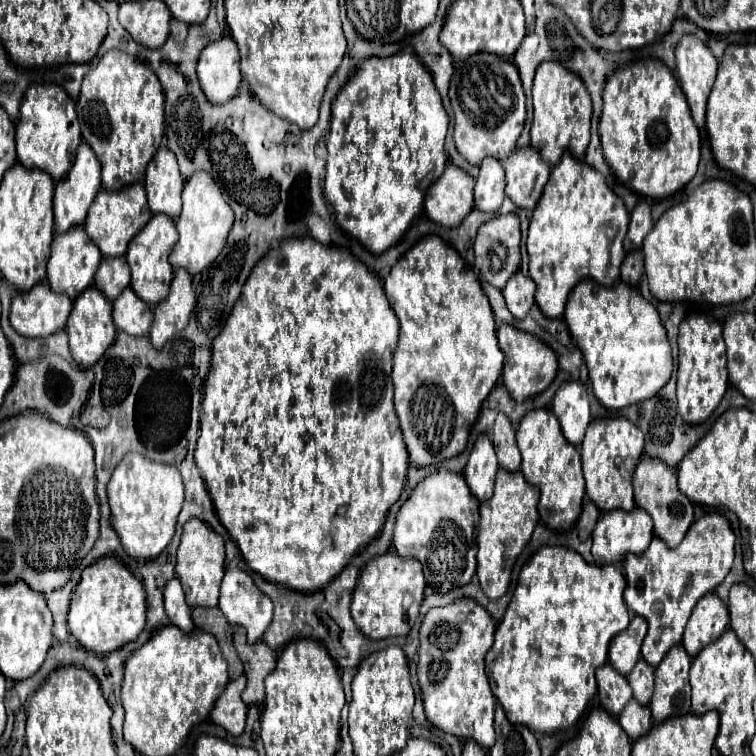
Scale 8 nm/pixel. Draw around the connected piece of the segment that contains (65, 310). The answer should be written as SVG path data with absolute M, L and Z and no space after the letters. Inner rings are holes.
M39 282L29 292L17 292L11 304L11 326L27 338L47 338L63 330L71 314L69 296L51 292L49 284Z

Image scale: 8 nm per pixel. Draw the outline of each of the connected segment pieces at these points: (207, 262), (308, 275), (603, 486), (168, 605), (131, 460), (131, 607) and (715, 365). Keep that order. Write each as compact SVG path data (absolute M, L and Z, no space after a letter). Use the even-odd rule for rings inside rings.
M195 172L183 188L183 212L177 218L177 230L179 230L179 242L175 244L173 252L169 254L171 266L185 268L191 276L203 272L213 264L213 260L223 252L227 244L227 236L233 226L233 210L221 196L219 186L207 172Z
M297 238L283 240L277 248L269 250L263 260L259 260L259 264L251 270L241 296L227 318L227 324L213 340L211 368L205 380L205 396L201 402L201 428L195 462L207 484L219 520L223 522L231 538L239 544L249 568L259 572L265 580L273 584L281 584L295 592L309 594L325 588L337 574L341 574L341 570L349 564L359 546L365 546L375 536L379 536L389 508L399 500L403 492L409 456L399 422L395 420L397 414L393 408L391 384L391 364L399 338L399 322L383 292L383 284L375 274L367 270L365 264L361 266L360 260L348 253L337 252L334 245L323 245L311 238L303 238L303 242L303 248L299 248ZM247 326L261 326L263 338L247 338Z
M623 416L593 420L581 442L581 460L589 500L593 500L603 512L607 512L607 508L623 508L623 510L635 508L631 476L641 456L643 456L643 432L637 424L633 424Z
M177 578L169 580L167 586L165 586L165 612L171 620L171 624L183 628L183 632L193 630L191 608L185 602L185 594L183 594L183 588L181 588Z
M129 452L115 468L107 484L107 496L111 506L111 524L131 558L153 560L169 546L183 506L183 480L177 468L147 460L137 452Z
M107 556L105 560L97 560L83 570L69 608L69 632L85 650L109 654L143 632L145 608L143 584L121 562Z
M691 314L679 326L677 408L687 424L703 424L719 406L727 390L727 358L721 324L709 314Z

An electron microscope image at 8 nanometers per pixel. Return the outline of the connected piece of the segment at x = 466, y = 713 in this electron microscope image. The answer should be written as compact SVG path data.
M471 598L431 608L423 618L419 634L417 678L427 720L439 730L457 738L471 738L483 748L491 748L491 744L495 744L495 696L485 672L485 654L493 646L493 634L495 620Z

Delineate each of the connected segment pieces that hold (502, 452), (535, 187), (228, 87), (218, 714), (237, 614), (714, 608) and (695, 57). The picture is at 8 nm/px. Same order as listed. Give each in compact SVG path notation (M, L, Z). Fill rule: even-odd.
M503 414L497 416L491 440L495 444L499 466L507 472L517 472L521 466L521 452L515 442L515 430L507 416L503 416Z
M517 148L505 162L505 174L507 174L507 186L505 194L507 198L525 210L535 210L541 192L549 180L551 166L543 162L539 152L533 148Z
M223 36L203 48L197 64L197 78L211 104L225 104L237 96L241 86L239 52L231 36Z
M245 676L231 680L211 710L211 720L225 728L231 736L241 736L247 720L247 706L241 700Z
M229 566L225 572L219 608L229 624L237 624L247 630L249 644L257 642L273 620L271 600L255 586L253 578L237 566Z
M707 594L695 606L683 634L683 646L695 658L707 644L715 642L729 628L729 610L717 594Z
M693 34L681 38L675 56L677 56L677 72L675 72L677 80L685 92L695 124L703 130L707 98L717 76L717 60L713 52Z

